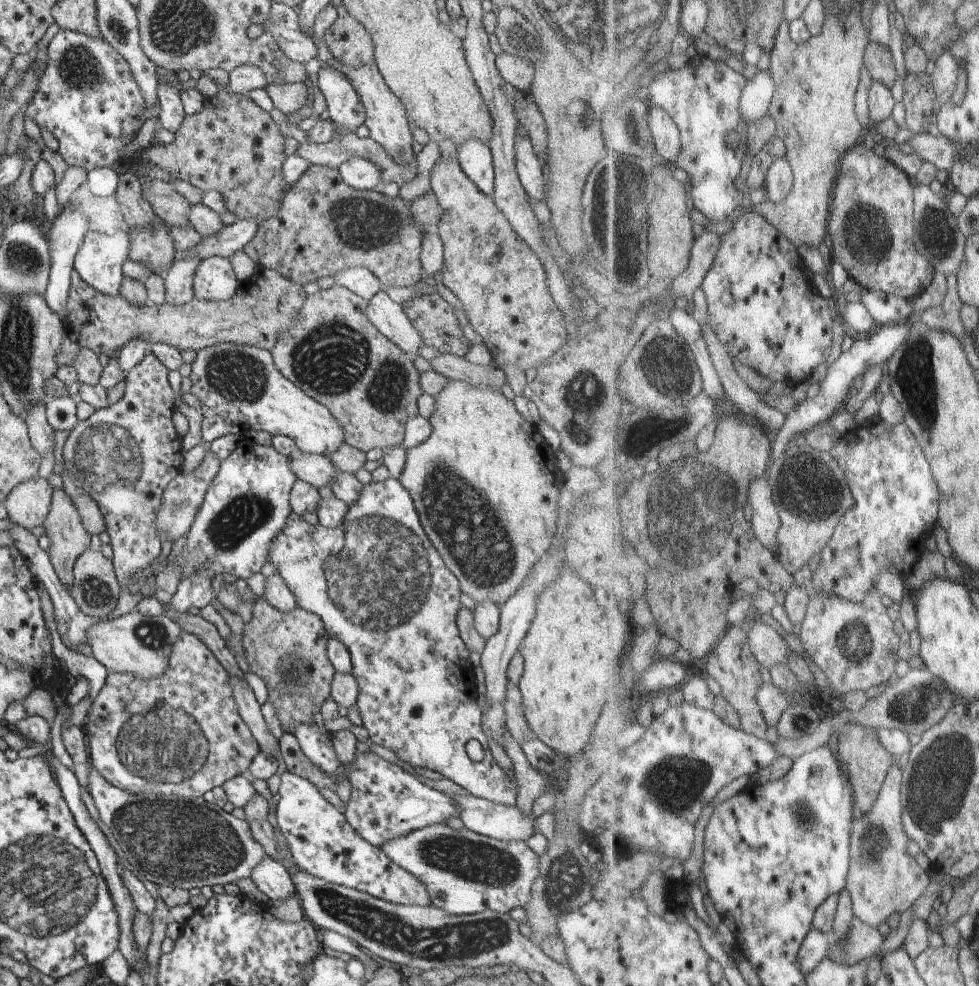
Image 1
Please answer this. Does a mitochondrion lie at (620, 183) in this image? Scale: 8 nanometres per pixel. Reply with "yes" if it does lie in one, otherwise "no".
yes

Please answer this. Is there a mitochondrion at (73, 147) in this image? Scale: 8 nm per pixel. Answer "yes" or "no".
no

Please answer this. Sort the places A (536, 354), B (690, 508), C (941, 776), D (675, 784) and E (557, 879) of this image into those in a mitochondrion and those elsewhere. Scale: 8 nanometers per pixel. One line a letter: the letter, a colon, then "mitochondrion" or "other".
A: other
B: mitochondrion
C: mitochondrion
D: mitochondrion
E: mitochondrion

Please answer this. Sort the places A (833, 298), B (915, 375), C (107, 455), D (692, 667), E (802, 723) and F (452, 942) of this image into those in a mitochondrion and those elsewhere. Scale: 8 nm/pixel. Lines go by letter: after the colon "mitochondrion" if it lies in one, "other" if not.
A: other
B: mitochondrion
C: mitochondrion
D: other
E: mitochondrion
F: mitochondrion

